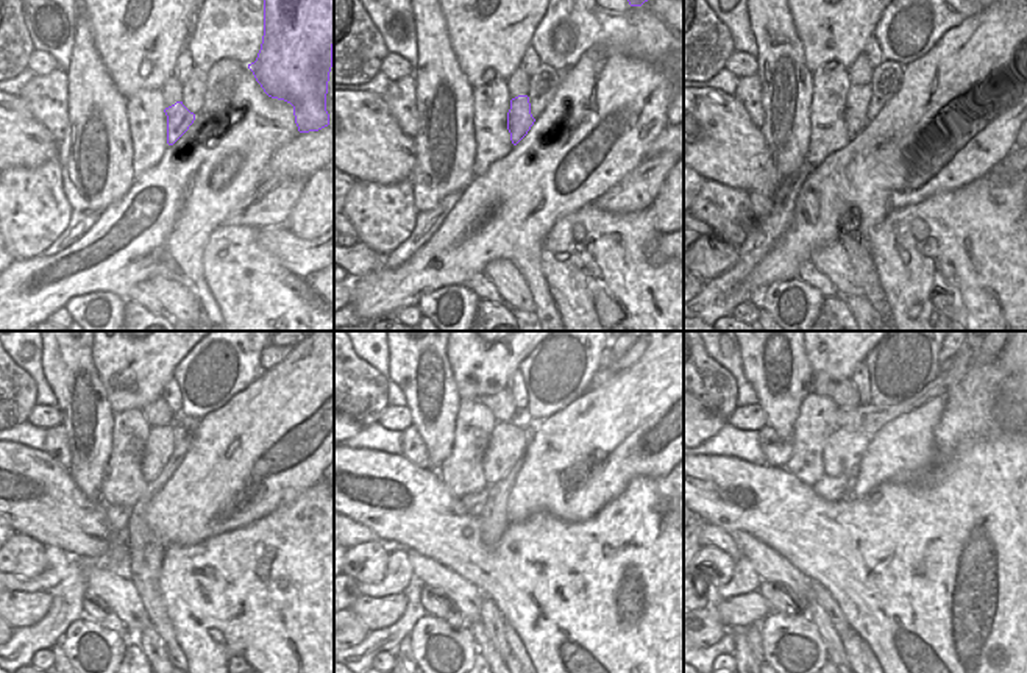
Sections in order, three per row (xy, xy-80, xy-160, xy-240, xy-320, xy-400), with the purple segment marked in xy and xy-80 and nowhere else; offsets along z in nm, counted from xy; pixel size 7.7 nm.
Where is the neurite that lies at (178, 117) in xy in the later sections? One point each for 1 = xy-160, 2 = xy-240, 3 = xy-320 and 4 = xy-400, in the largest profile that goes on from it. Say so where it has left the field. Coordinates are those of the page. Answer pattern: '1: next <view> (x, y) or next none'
1: next xy-160 (856, 106)
2: next xy-240 (161, 441)
3: next xy-320 (508, 442)
4: next xy-400 (843, 452)

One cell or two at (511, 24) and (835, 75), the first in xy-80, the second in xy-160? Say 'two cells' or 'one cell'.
two cells

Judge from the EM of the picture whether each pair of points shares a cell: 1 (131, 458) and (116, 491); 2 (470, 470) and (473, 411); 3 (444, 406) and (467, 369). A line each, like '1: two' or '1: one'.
1: one
2: one
3: two

